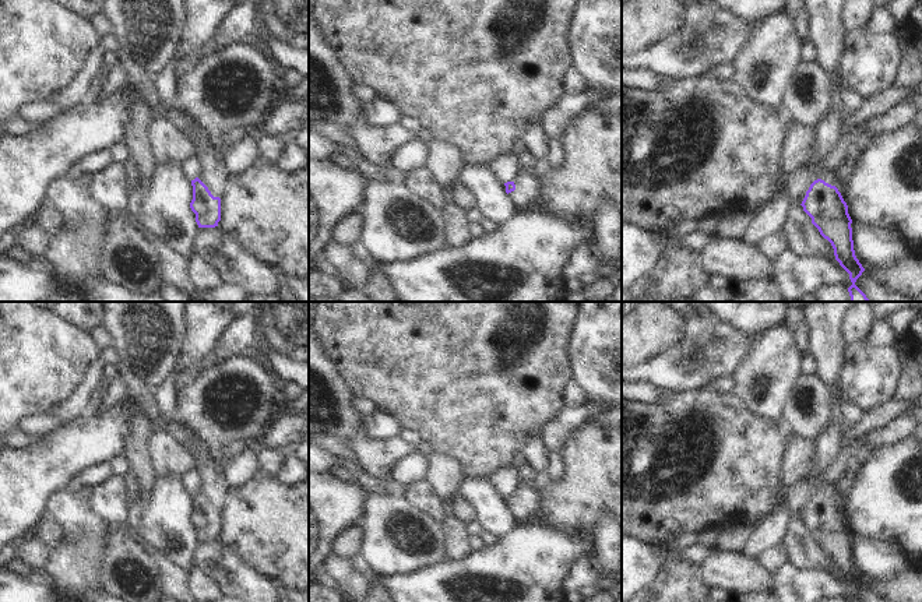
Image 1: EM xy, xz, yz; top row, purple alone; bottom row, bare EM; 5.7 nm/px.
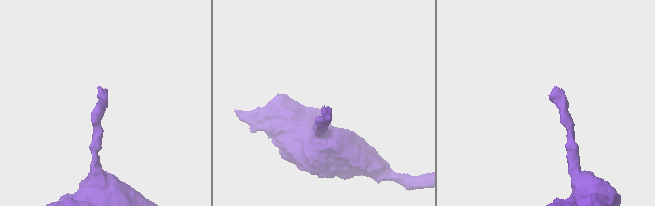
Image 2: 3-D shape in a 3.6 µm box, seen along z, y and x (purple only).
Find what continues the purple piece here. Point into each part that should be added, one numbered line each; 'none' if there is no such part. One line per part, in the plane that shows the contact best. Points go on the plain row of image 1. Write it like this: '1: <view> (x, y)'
1: xy (211, 485)

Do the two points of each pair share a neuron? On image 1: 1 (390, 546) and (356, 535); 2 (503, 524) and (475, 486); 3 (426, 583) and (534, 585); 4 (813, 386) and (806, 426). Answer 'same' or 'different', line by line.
1: different
2: same
3: same
4: same

